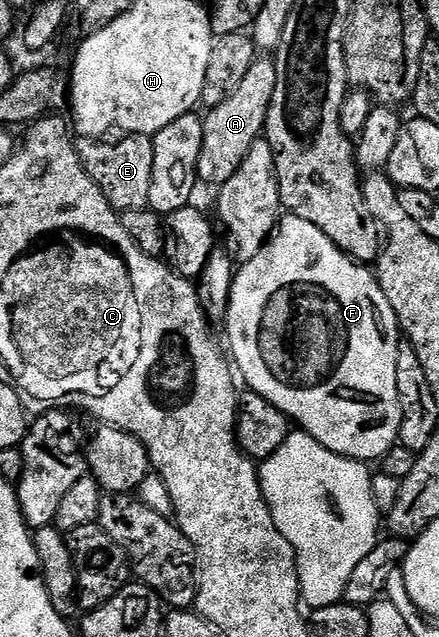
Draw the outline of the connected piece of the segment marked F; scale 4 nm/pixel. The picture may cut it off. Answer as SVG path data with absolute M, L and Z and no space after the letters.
M289 213L286 216L279 219L279 225L275 229L275 233L271 235L271 238L265 243L262 249L258 252L256 256L249 262L243 263L236 270L236 279L232 282L232 295L228 301L228 317L226 319L226 327L228 326L228 342L232 345L232 354L230 350L230 358L234 363L235 369L238 371L239 377L242 379L244 377L244 382L249 391L253 394L260 394L266 400L270 400L272 404L279 408L284 414L288 415L289 419L293 423L296 422L301 431L310 435L311 438L317 438L318 441L323 444L327 450L333 450L336 454L342 455L344 458L355 458L358 462L363 462L365 464L372 464L372 461L383 459L385 454L390 452L392 446L397 445L400 440L400 429L402 428L402 422L404 420L404 405L400 402L400 385L398 384L398 372L402 368L402 362L400 362L400 338L402 340L402 331L400 328L400 319L397 318L394 308L390 304L390 300L386 300L386 292L382 292L380 287L380 281L376 279L375 273L367 265L361 264L355 258L346 254L335 242L332 241L332 238L326 234L326 232L319 229L305 218L299 218L297 214Z

